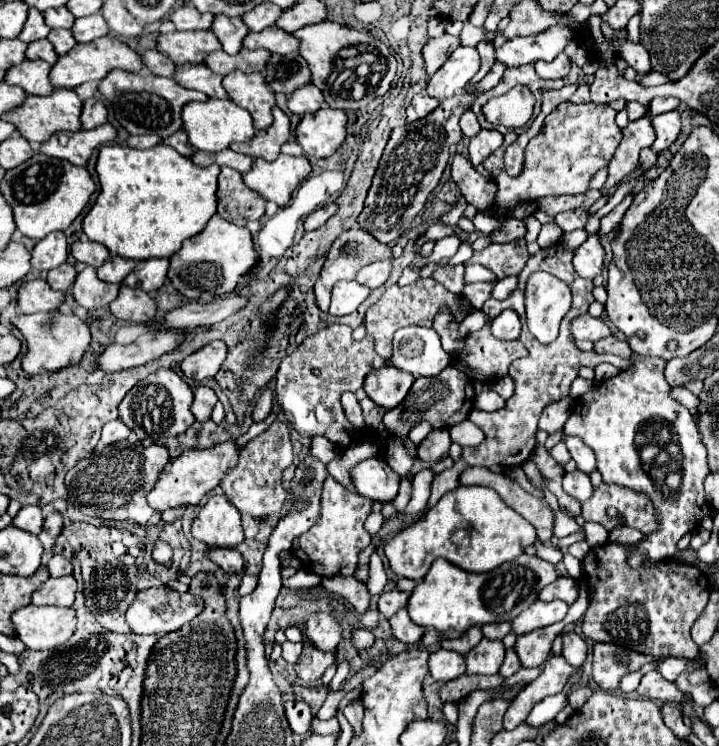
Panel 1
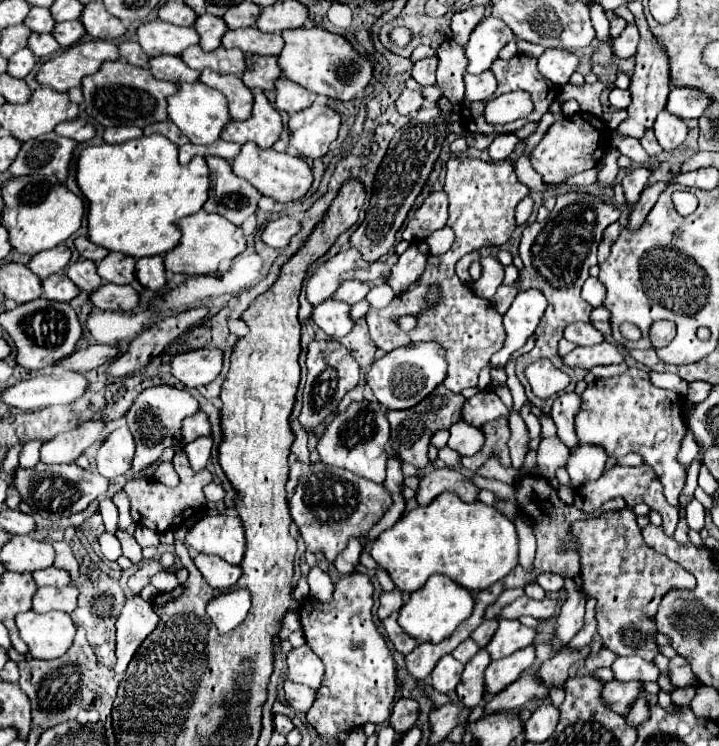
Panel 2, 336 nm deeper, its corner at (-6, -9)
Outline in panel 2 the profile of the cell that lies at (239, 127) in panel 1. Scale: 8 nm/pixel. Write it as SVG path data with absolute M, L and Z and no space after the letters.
M200 81L178 85L178 93L170 95L166 101L168 101L168 115L170 115L172 123L176 123L178 129L192 143L198 143L198 145L210 145L212 141L216 141L220 131L224 129L224 125L230 121L224 95L212 87L206 87Z

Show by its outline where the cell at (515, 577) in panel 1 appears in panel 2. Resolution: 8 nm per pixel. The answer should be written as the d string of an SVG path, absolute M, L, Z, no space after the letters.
M432 575L420 591L414 591L410 599L402 605L398 611L398 623L400 627L414 639L418 641L430 641L430 643L440 643L442 639L450 637L454 629L472 615L474 609L474 599L472 593L468 593L464 587L456 585L452 579L444 575Z

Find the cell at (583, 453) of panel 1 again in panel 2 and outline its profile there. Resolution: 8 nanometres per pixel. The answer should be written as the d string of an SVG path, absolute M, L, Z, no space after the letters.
M564 393L554 399L550 417L554 419L558 427L558 437L562 443L570 449L578 445L578 437L574 433L574 415L580 411L580 395L576 393Z

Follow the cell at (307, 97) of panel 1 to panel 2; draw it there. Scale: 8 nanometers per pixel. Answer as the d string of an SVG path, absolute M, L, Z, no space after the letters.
M276 79L276 109L278 111L286 111L286 113L296 113L302 111L306 107L310 107L316 99L316 93L300 87L298 83L292 83L290 79Z

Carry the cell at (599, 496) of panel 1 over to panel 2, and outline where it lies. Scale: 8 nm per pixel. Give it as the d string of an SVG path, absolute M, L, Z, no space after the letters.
M644 463L640 467L620 467L620 465L616 465L612 469L606 469L600 479L596 479L592 483L586 483L586 487L578 487L574 491L574 505L580 511L584 511L584 513L594 513L602 503L606 503L612 497L624 497L630 507L634 507L634 503L646 503L646 505L650 505L656 513L662 515L664 533L668 537L672 537L672 533L674 533L674 529L678 525L678 509L666 503L666 499L662 495L660 479L656 479L656 473L652 473L652 467L648 467Z

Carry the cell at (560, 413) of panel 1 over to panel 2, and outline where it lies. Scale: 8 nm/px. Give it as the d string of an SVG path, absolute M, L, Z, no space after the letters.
M546 437L540 441L538 447L538 467L540 475L546 479L556 477L556 469L564 467L568 461L570 449L558 437Z

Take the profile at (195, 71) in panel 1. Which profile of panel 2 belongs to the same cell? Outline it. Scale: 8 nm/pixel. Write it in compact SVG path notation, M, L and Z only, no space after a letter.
M158 55L148 61L148 69L156 79L172 81L176 85L180 83L194 83L198 81L198 71L190 69L180 57L176 55Z

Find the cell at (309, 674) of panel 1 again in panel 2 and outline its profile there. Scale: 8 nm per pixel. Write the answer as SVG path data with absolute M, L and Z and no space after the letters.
M286 679L284 681L284 695L286 695L286 703L294 711L306 713L312 707L312 703L314 703L316 691L314 689L308 689L306 685L298 685L298 683L292 683L290 679Z

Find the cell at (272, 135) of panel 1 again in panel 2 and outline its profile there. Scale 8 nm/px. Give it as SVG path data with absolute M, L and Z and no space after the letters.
M254 91L252 115L244 121L228 121L228 127L220 133L224 141L234 141L244 145L246 141L254 141L258 147L272 147L282 133L280 113L268 103L262 91Z

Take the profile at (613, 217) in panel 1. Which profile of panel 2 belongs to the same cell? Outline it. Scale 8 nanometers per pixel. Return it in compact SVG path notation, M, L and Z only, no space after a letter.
M638 167L638 169L632 169L630 173L626 173L626 177L622 179L622 187L624 187L624 193L626 193L626 201L628 205L632 207L640 193L644 191L644 187L648 185L648 179L650 179L652 171L648 167Z

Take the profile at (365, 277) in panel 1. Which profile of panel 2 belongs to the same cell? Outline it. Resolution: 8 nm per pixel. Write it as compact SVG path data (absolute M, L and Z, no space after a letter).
M348 281L340 285L340 291L336 291L336 295L332 295L336 301L344 301L348 305L354 305L358 301L362 301L366 297L366 293L370 291L370 287L366 283L360 281Z

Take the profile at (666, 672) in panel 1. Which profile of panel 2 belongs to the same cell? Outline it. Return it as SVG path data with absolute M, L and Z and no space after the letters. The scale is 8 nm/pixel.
M618 657L610 669L614 671L614 677L618 681L632 681L632 679L656 681L658 679L658 667L654 663L646 663L644 659L636 659L636 657L632 659Z

